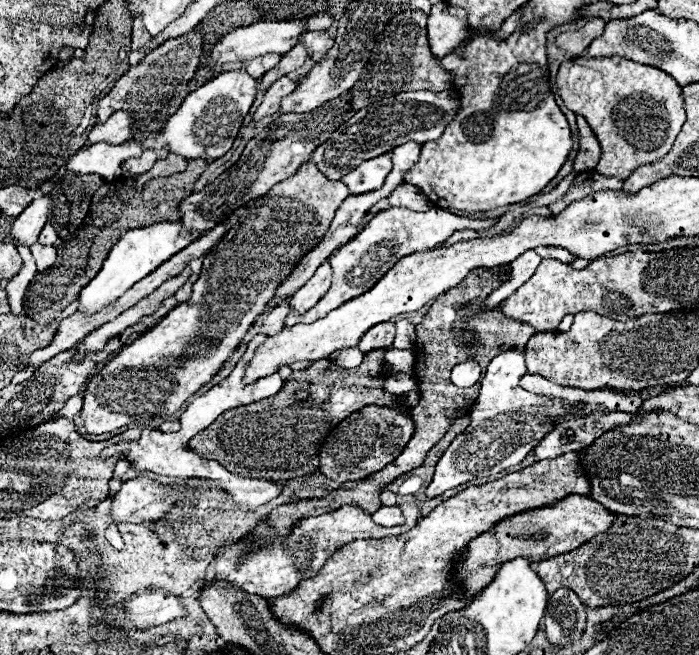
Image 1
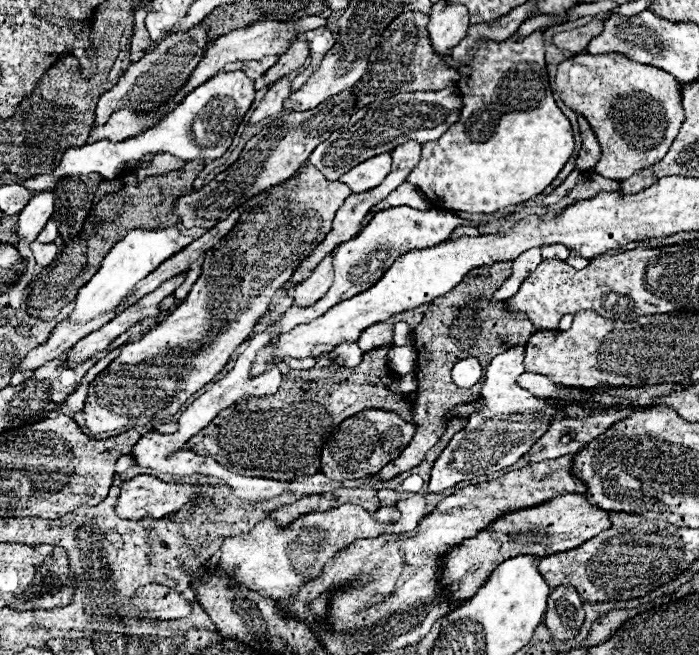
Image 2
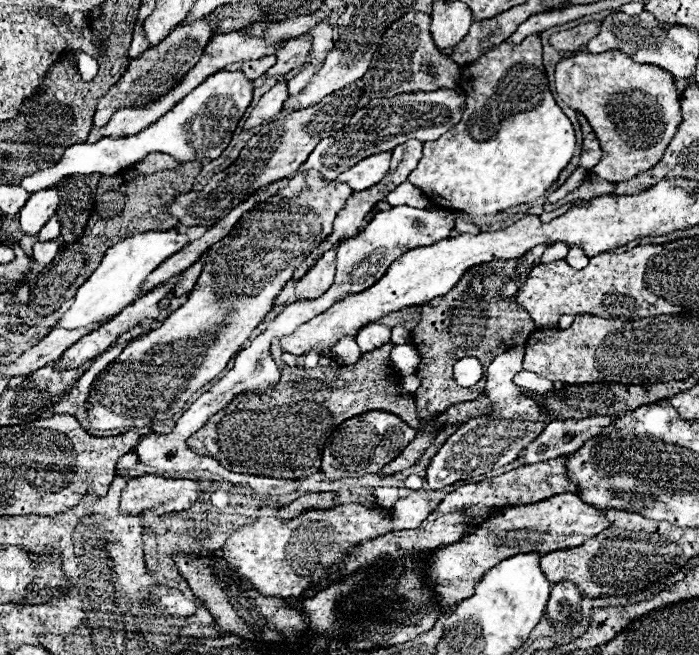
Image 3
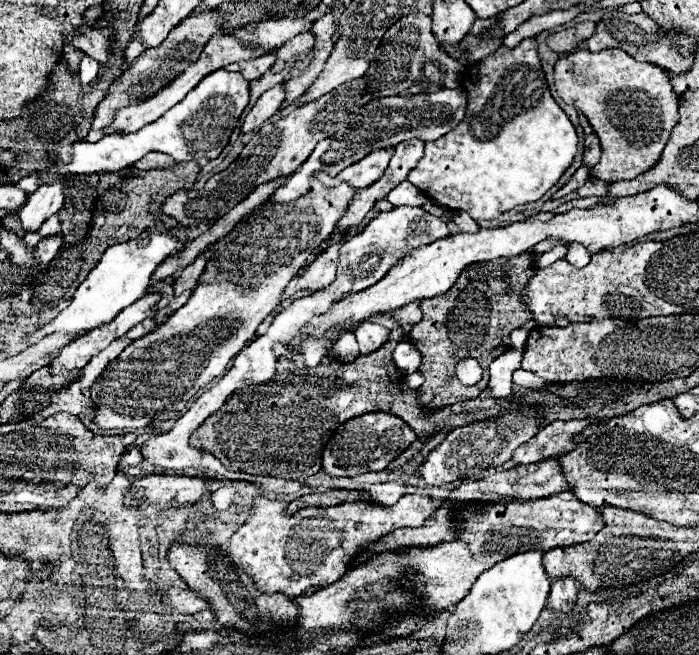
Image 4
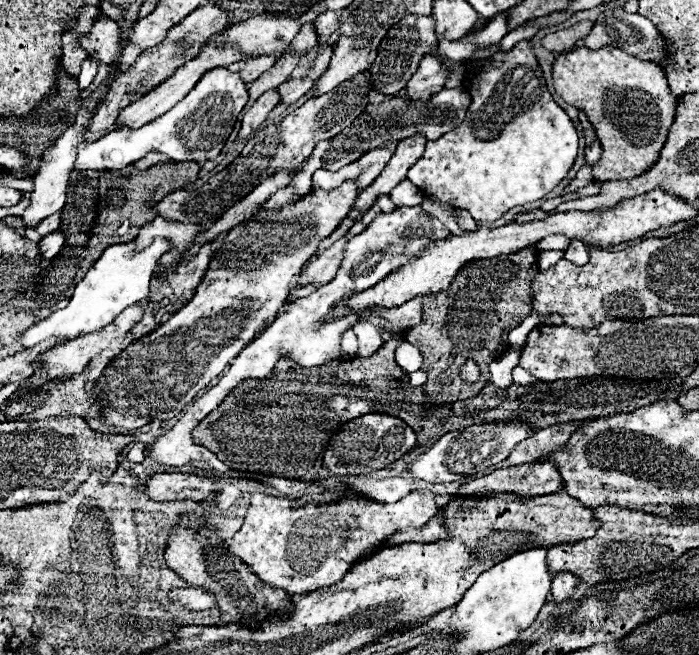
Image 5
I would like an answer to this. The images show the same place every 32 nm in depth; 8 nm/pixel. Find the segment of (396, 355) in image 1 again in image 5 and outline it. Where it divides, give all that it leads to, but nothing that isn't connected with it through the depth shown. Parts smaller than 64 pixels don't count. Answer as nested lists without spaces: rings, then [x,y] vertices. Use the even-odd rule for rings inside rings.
[[[402,342],[398,348],[396,348],[396,362],[398,362],[398,366],[400,368],[404,368],[408,374],[412,374],[412,372],[416,372],[416,370],[420,370],[420,366],[422,366],[422,352],[416,348],[416,346],[412,346],[410,342]]]

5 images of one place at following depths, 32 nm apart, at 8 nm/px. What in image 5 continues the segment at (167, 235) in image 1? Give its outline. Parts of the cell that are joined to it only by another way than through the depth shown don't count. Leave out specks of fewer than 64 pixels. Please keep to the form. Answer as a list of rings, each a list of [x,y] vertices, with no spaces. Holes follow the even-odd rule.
[[[154,238],[152,246],[146,246],[144,252],[136,252],[134,242],[114,244],[104,250],[100,260],[88,270],[84,280],[76,286],[74,296],[70,298],[70,304],[58,312],[54,312],[50,318],[34,324],[28,328],[18,342],[26,348],[36,346],[42,340],[48,340],[52,336],[64,336],[66,340],[76,340],[78,336],[92,334],[96,330],[102,330],[106,324],[110,324],[124,308],[144,300],[148,296],[150,276],[156,270],[158,260],[172,250],[172,242],[168,238]]]

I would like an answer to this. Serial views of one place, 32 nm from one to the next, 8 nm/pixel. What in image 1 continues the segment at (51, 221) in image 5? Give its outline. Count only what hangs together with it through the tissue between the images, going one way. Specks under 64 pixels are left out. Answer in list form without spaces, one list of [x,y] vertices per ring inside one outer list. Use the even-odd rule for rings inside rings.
[[[48,224],[48,228],[44,228],[38,236],[38,244],[42,244],[42,246],[54,246],[56,240],[58,240],[58,234],[54,230],[54,224]]]

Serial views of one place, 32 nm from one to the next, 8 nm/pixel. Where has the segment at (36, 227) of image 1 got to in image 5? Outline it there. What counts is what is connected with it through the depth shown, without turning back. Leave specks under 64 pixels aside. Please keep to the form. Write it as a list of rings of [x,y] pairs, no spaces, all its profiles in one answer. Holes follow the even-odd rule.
[[[82,108],[78,112],[78,116],[76,116],[76,122],[54,142],[52,148],[48,148],[44,152],[42,166],[38,168],[38,172],[34,176],[34,192],[30,194],[30,206],[22,214],[22,222],[24,222],[26,228],[36,228],[42,222],[42,218],[58,212],[64,206],[64,202],[66,202],[66,188],[68,188],[72,166],[74,166],[74,158],[76,158],[76,146],[86,140],[84,134],[82,134],[82,130],[92,120],[92,116],[94,116],[94,112],[86,112]]]

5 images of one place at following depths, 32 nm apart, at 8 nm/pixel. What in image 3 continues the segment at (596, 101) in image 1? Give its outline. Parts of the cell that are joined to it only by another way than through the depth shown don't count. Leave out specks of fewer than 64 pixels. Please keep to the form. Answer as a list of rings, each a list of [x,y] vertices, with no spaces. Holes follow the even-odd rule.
[[[584,50],[560,60],[556,64],[556,92],[570,108],[584,114],[590,126],[594,128],[594,134],[598,136],[602,146],[602,158],[592,168],[592,172],[610,182],[630,180],[638,172],[658,164],[670,140],[674,138],[674,132],[682,122],[680,92],[676,90],[670,72],[652,64],[638,64],[624,52],[616,52],[616,50],[602,52],[602,54],[590,54]]]

